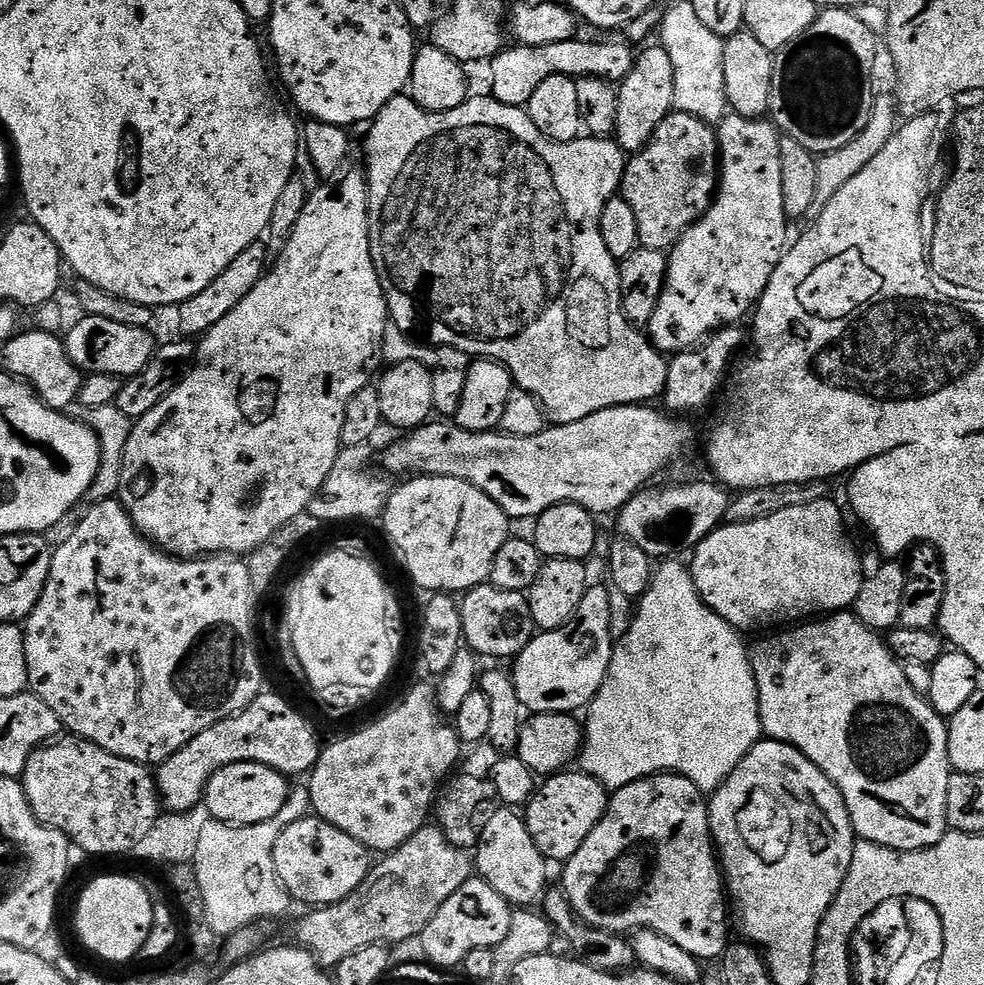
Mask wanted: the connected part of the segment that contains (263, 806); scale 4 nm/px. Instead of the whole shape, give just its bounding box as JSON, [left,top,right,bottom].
[203,760,290,826]

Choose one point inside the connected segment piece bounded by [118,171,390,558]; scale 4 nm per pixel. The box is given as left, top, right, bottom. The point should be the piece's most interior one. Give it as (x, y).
(243, 442)

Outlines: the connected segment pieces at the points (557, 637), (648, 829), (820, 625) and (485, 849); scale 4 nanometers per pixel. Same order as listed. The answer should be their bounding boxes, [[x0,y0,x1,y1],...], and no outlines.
[[510,583,614,714],[562,774,730,962],[750,611,950,852],[474,806,549,906]]

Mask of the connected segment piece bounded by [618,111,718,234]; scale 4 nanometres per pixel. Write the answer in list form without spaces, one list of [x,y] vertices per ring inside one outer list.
[[[673,111],[656,127],[656,133],[648,141],[648,145],[641,148],[625,163],[624,177],[620,179],[619,195],[623,196],[626,202],[630,202],[630,206],[634,210],[634,218],[638,218],[640,233],[660,232],[663,228],[671,226],[672,215],[676,211],[687,210],[687,202],[679,200],[679,196],[684,192],[683,184],[684,179],[688,176],[688,164],[696,164],[697,170],[701,172],[702,183],[708,184],[711,180],[713,183],[714,176],[711,176],[711,172],[715,173],[718,168],[718,136],[713,125],[707,124],[706,121],[685,112]]]

